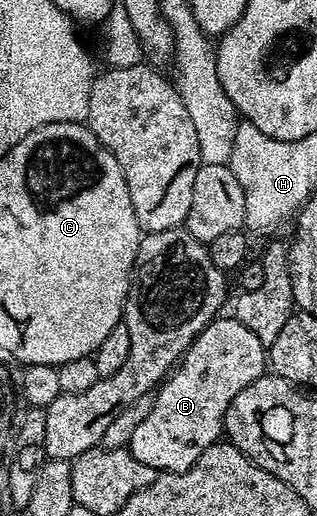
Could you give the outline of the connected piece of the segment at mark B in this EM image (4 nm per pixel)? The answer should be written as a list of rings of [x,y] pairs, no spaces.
[[[217,317],[205,327],[204,332],[198,336],[188,347],[184,353],[184,358],[176,364],[174,370],[160,383],[158,390],[155,392],[152,400],[152,408],[147,414],[146,419],[134,430],[134,435],[130,444],[132,456],[138,461],[142,461],[142,465],[150,465],[158,473],[167,473],[169,471],[185,471],[194,465],[194,461],[198,461],[198,457],[202,457],[202,453],[206,453],[206,449],[210,449],[210,445],[218,442],[224,435],[224,418],[226,417],[226,409],[230,409],[230,401],[234,401],[234,397],[238,397],[238,393],[242,393],[242,389],[246,389],[246,385],[250,385],[250,381],[254,381],[258,376],[265,374],[266,371],[266,349],[258,341],[258,337],[254,337],[254,333],[250,333],[250,329],[246,329],[246,325],[242,325],[235,317]]]

